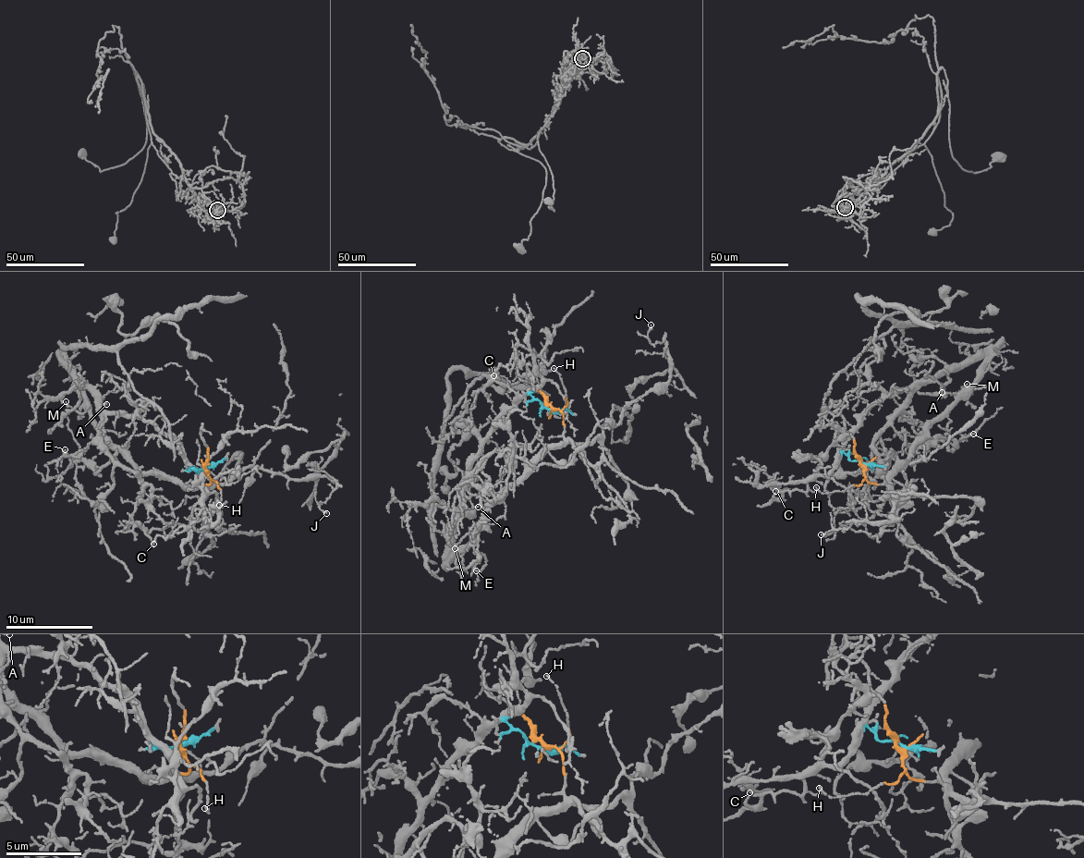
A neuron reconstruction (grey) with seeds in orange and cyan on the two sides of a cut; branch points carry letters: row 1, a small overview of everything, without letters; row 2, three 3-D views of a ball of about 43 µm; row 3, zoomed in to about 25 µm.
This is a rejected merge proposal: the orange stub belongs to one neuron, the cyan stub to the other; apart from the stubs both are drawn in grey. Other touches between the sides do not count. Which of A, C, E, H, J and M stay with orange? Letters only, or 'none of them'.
H, J, M

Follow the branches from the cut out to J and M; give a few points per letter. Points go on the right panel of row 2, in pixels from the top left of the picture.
J: (865, 464), (866, 480), (906, 499), (903, 490), (907, 495), (891, 512), (894, 520), (858, 521), (821, 534)
M: (865, 464), (869, 482), (890, 486), (933, 423), (942, 420), (967, 383)

